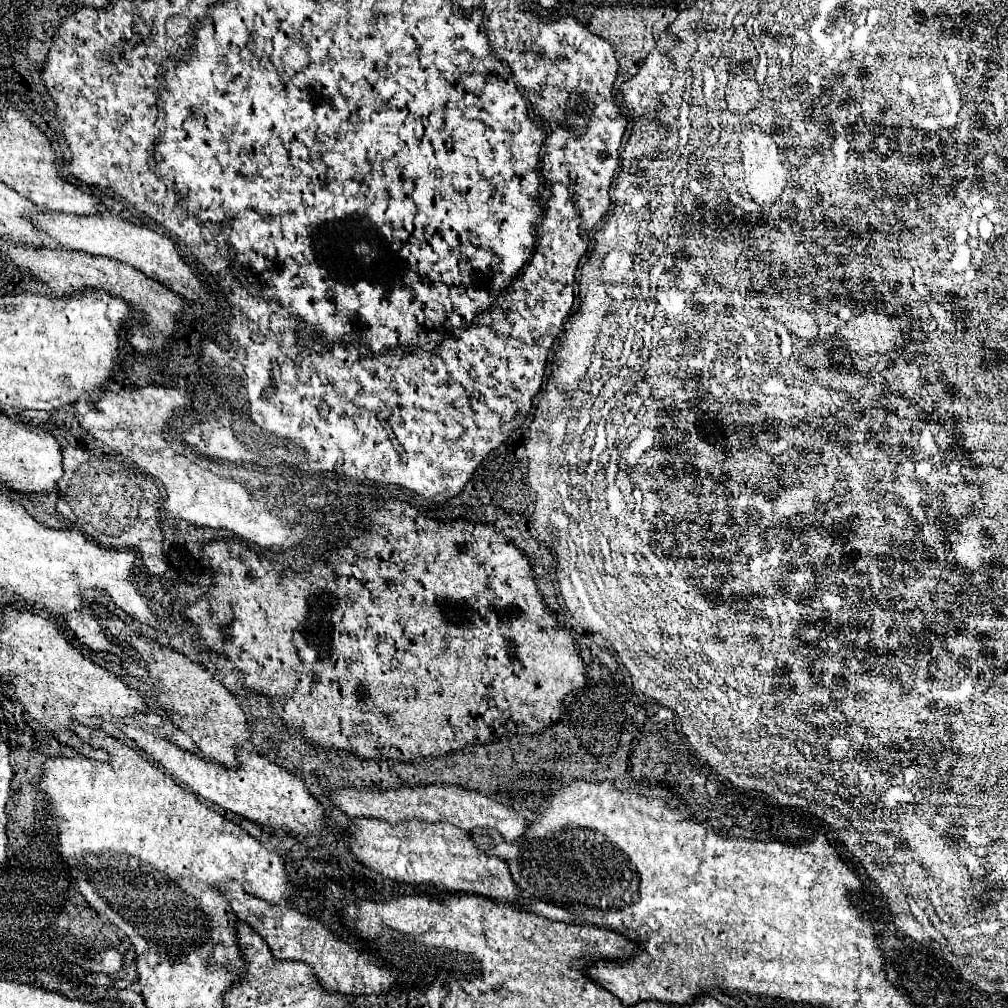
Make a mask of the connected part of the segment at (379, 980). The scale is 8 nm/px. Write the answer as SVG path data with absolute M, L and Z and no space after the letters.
M228 882L224 886L218 886L218 890L230 904L232 912L266 940L276 960L306 962L312 968L318 982L324 988L328 988L328 992L358 996L358 994L378 994L392 988L394 976L388 968L376 966L370 960L370 956L360 954L346 942L338 940L324 924L316 922L314 918L304 916L290 906L274 906L268 904L266 900L254 898L246 894L238 882Z

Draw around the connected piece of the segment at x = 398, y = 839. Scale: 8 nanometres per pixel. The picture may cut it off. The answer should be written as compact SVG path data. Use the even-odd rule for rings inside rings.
M350 818L346 844L360 864L384 878L408 884L438 882L448 892L470 892L486 898L518 900L518 886L512 882L508 864L502 858L488 856L476 848L468 832L452 824L430 824L408 820L390 824L378 818Z

